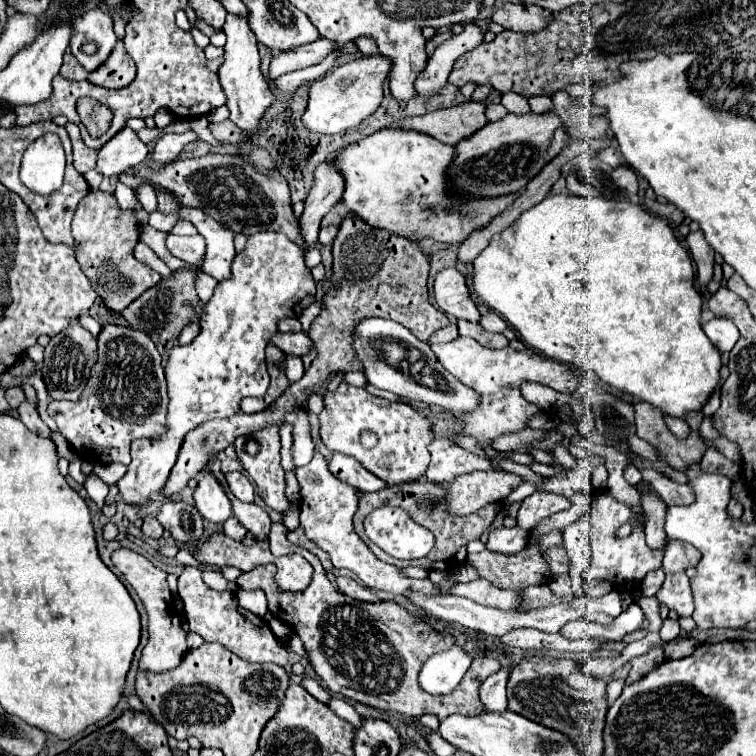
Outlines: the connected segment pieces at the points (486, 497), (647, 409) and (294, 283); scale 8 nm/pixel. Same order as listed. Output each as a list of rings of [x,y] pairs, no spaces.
[[[505,470],[463,474],[449,484],[447,510],[459,516],[471,514],[491,502],[504,500],[519,484],[521,478]]]
[[[647,402],[635,404],[635,424],[639,438],[647,440],[661,450],[667,464],[675,470],[685,470],[691,462],[699,462],[707,450],[699,432],[691,430],[685,440],[679,440],[663,422],[657,408],[651,408]]]
[[[259,232],[247,238],[245,250],[233,260],[233,276],[231,280],[219,282],[213,298],[203,306],[203,314],[199,316],[201,332],[189,346],[173,348],[165,366],[167,388],[169,388],[169,416],[167,416],[167,432],[159,440],[135,440],[131,444],[131,464],[127,466],[127,474],[117,482],[119,494],[127,504],[135,508],[145,508],[149,500],[163,494],[167,476],[177,460],[177,452],[181,448],[183,436],[197,428],[201,422],[213,418],[229,418],[239,414],[239,402],[247,396],[263,396],[269,388],[269,374],[265,366],[265,346],[269,344],[271,334],[277,330],[277,320],[293,316],[297,318],[303,308],[307,308],[315,300],[315,282],[305,266],[303,250],[291,250],[291,240],[277,232]]]

